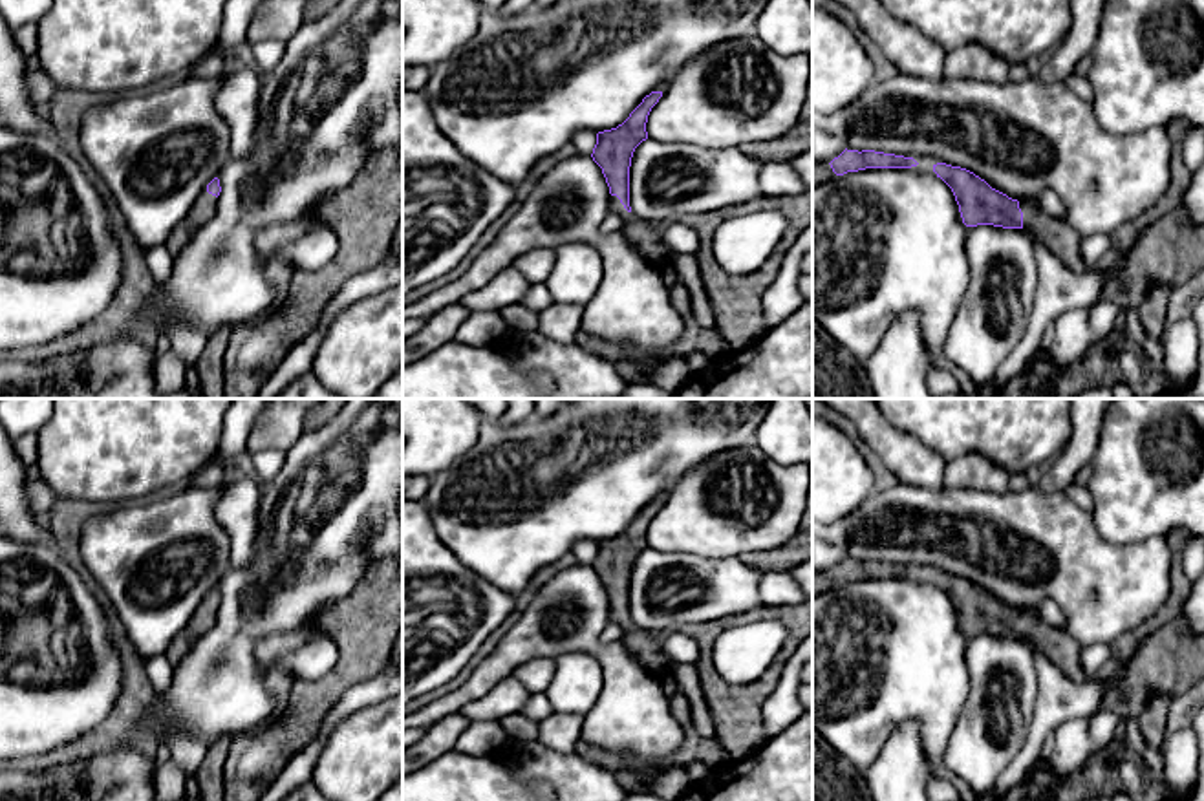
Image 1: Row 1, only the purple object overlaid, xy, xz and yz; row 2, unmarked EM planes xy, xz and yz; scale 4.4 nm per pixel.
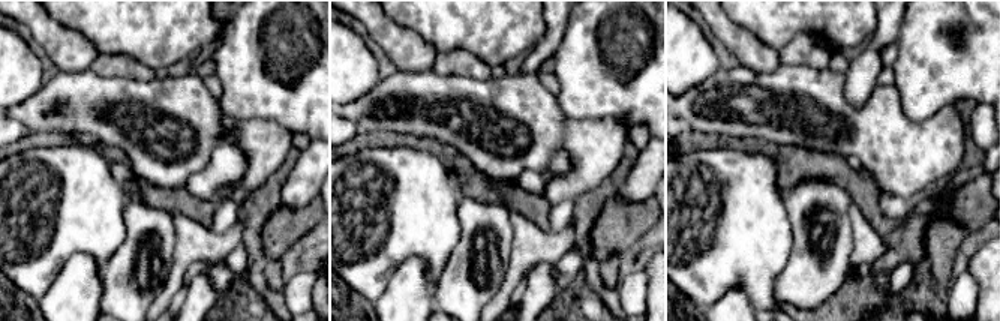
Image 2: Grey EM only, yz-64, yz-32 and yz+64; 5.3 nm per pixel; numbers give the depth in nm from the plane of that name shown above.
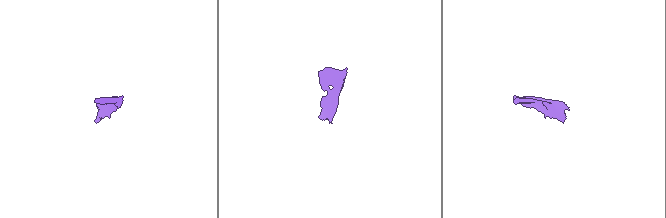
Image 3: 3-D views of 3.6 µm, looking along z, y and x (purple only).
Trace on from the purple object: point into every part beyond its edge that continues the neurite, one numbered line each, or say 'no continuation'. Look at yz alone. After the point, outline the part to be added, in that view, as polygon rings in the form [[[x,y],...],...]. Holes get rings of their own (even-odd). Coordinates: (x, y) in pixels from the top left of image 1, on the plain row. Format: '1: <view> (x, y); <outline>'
1: yz (1056, 644); [[[1019,611],[1023,638],[1048,660],[1052,660],[1069,678],[1083,682],[1085,673],[1078,660],[1080,644],[1069,629],[1048,625],[1039,611]]]

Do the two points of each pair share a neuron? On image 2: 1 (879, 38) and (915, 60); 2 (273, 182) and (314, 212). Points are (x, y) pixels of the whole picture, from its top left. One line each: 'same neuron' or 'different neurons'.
1: different neurons
2: different neurons

